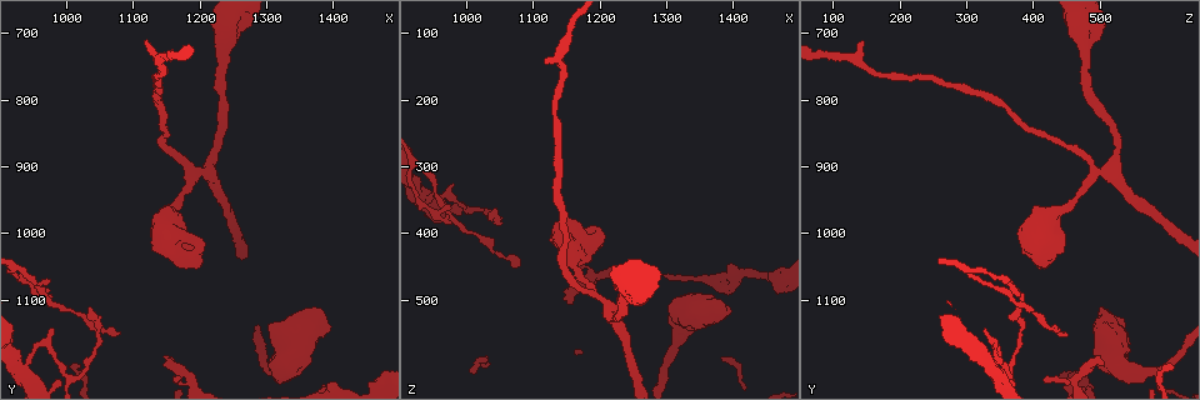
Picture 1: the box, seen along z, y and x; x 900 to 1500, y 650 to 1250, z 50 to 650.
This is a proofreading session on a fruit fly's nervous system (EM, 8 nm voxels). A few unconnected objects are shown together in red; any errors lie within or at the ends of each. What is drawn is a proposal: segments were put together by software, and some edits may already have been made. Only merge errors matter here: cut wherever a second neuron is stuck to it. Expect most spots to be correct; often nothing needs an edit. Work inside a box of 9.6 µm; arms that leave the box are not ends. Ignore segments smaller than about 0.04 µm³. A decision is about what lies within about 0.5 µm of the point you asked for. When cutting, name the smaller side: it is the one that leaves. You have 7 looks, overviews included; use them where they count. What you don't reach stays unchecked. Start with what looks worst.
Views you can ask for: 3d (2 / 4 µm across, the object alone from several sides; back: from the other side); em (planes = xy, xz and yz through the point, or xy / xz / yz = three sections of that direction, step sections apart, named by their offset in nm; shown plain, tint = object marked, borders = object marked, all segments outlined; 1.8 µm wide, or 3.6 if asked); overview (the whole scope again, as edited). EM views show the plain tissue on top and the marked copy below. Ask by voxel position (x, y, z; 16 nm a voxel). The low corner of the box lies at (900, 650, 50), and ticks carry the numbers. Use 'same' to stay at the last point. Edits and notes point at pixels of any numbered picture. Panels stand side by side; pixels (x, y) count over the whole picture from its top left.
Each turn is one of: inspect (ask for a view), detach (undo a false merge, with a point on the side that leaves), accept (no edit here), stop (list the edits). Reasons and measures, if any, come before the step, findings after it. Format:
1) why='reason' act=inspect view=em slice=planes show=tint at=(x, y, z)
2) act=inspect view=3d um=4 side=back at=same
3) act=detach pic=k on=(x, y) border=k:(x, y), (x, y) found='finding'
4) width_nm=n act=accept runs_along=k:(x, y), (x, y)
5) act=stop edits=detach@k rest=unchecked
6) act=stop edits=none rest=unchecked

why='closes a loop' act=inspect view=3d um=2 at=(960, 1165, 345)

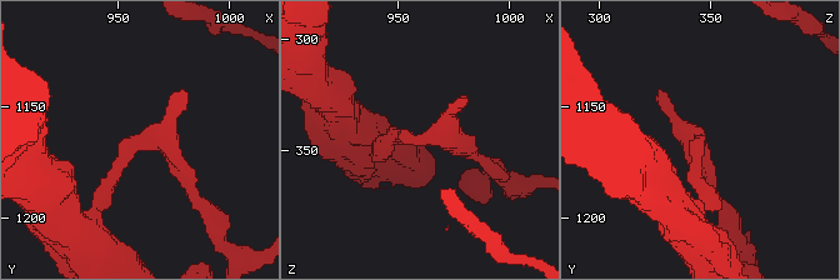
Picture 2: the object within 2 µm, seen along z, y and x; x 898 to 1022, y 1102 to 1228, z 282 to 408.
why='need the tissue' act=inspect view=em slice=planes show=tint at=(962, 1165, 343)

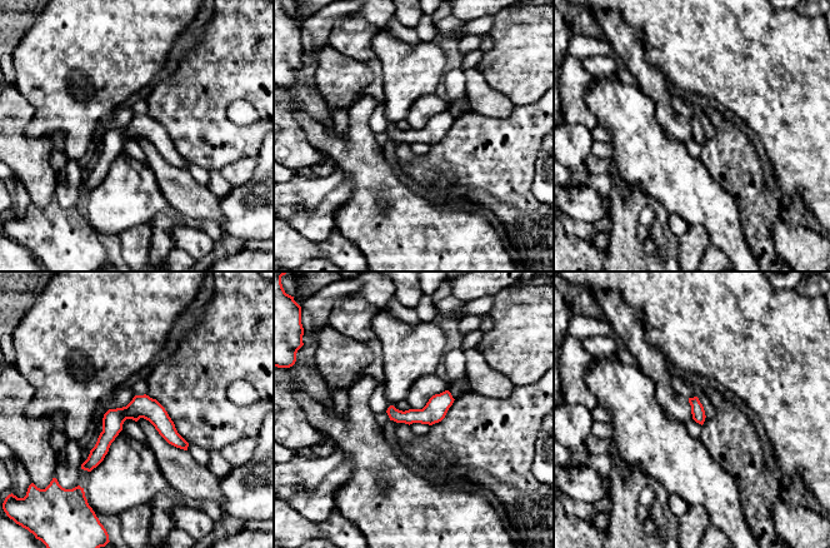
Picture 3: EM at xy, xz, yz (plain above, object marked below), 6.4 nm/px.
act=accept found='all the same neuron'

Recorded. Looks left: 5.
why='sudden change in width' act=inspect view=em um=3.6 slice=planes show=tint at=(1340, 1190, 520)

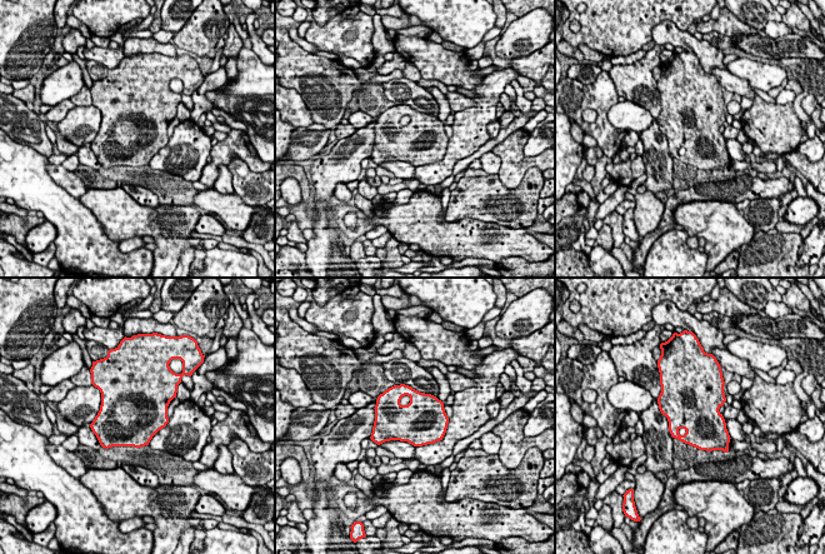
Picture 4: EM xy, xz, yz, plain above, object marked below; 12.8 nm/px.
act=accept found='continuous, no second neuron'

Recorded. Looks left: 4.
why='sharp bend' act=inspect view=3d um=4 at=(1190, 1035, 415)

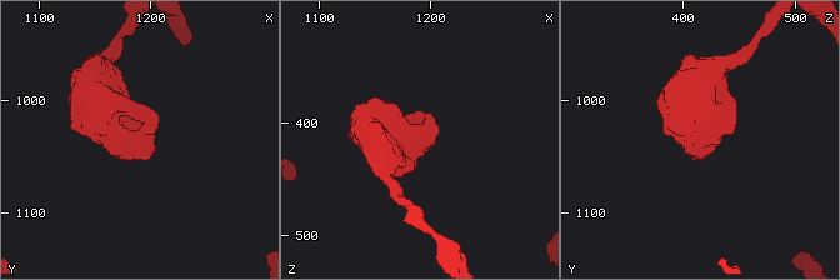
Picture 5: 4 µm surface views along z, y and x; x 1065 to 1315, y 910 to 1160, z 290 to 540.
act=inspect view=em um=3.6 slice=xz step=16 show=tint at=(1188, 1038, 414)

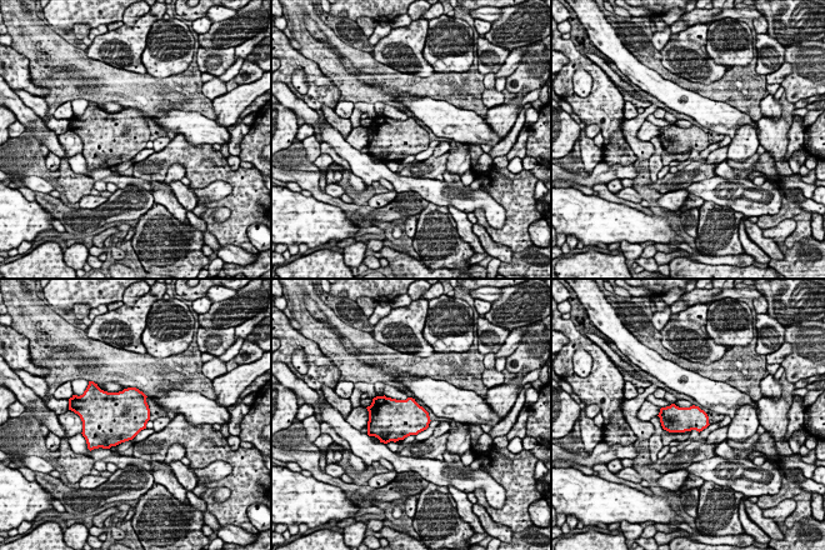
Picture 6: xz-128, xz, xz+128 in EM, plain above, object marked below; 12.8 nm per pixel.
act=accept found='one neuron here'

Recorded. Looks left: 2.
act=stop edits=none rest=unchecked

